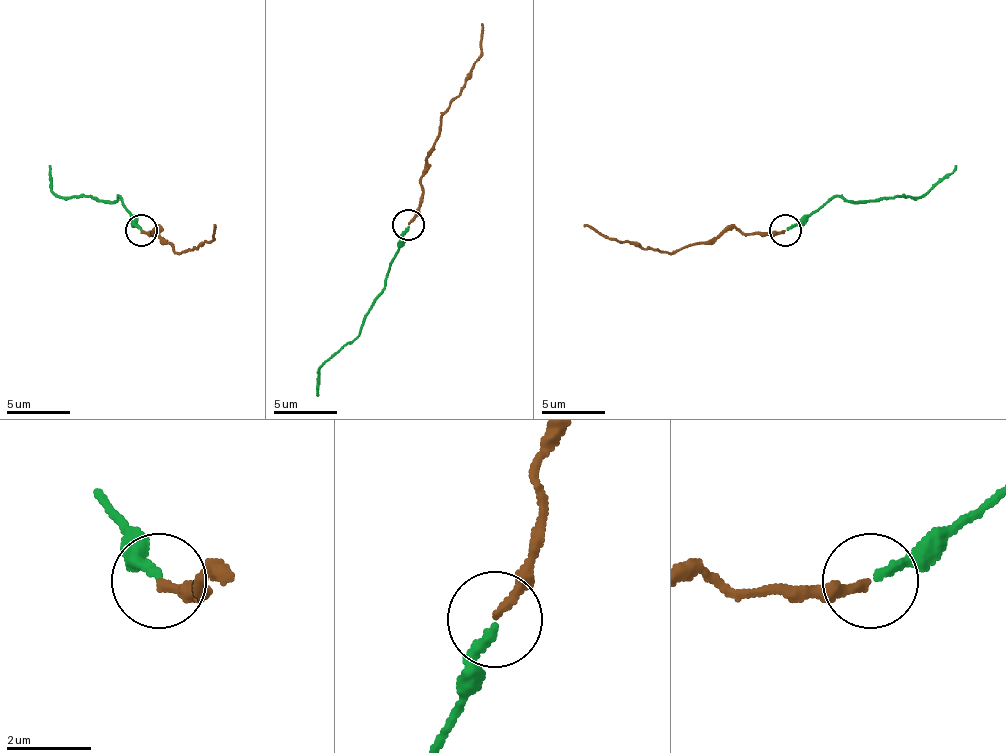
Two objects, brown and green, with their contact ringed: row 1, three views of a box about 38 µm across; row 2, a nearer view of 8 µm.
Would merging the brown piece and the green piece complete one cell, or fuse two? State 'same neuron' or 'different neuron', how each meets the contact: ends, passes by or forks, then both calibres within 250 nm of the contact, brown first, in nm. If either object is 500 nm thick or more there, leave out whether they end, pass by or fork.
same neuron; brown ends; green ends; calibres 190 and 240 nm

